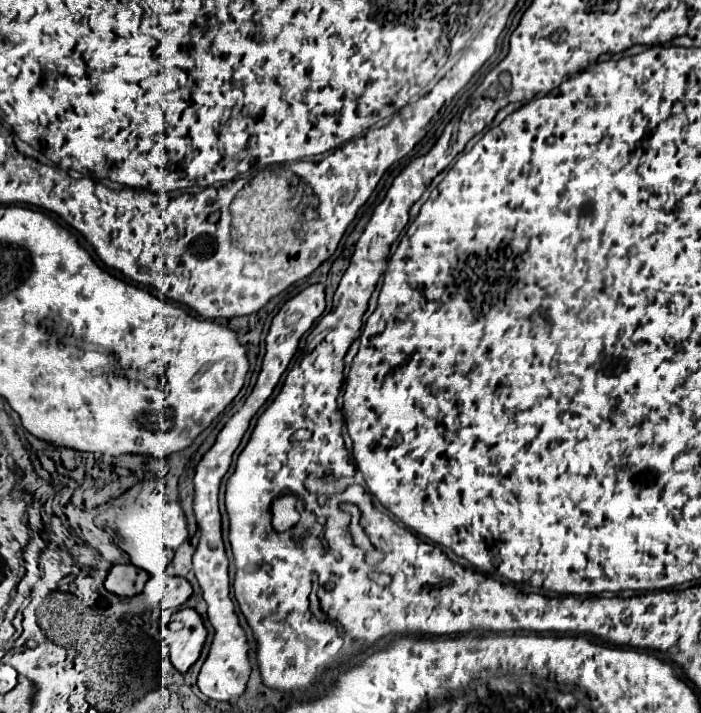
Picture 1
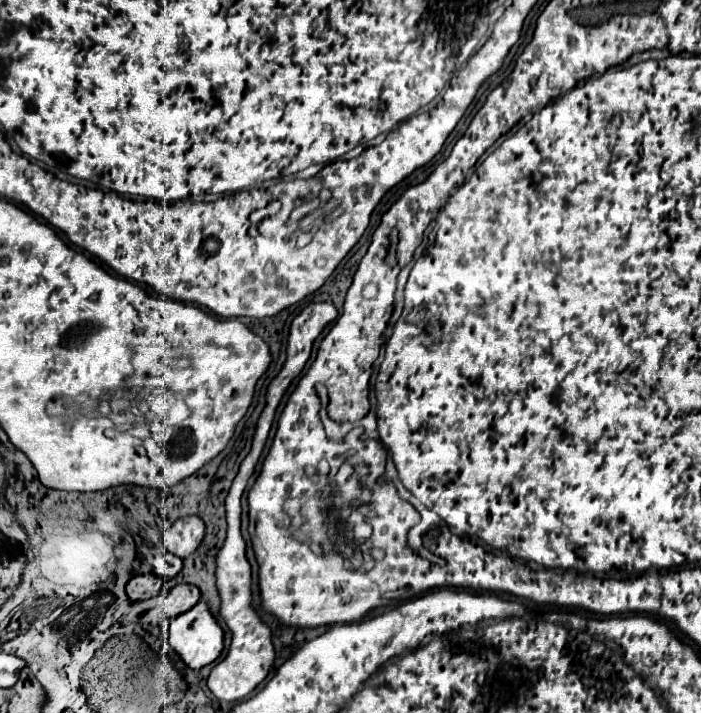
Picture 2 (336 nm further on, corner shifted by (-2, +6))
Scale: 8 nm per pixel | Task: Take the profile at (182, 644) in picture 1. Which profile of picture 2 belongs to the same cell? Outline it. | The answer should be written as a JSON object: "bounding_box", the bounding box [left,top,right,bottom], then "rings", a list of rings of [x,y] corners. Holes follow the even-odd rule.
{"bounding_box":[170,601,224,669],"rings":[[[200,601],[170,623],[170,645],[192,669],[202,669],[220,657],[224,631],[206,601]]]}

